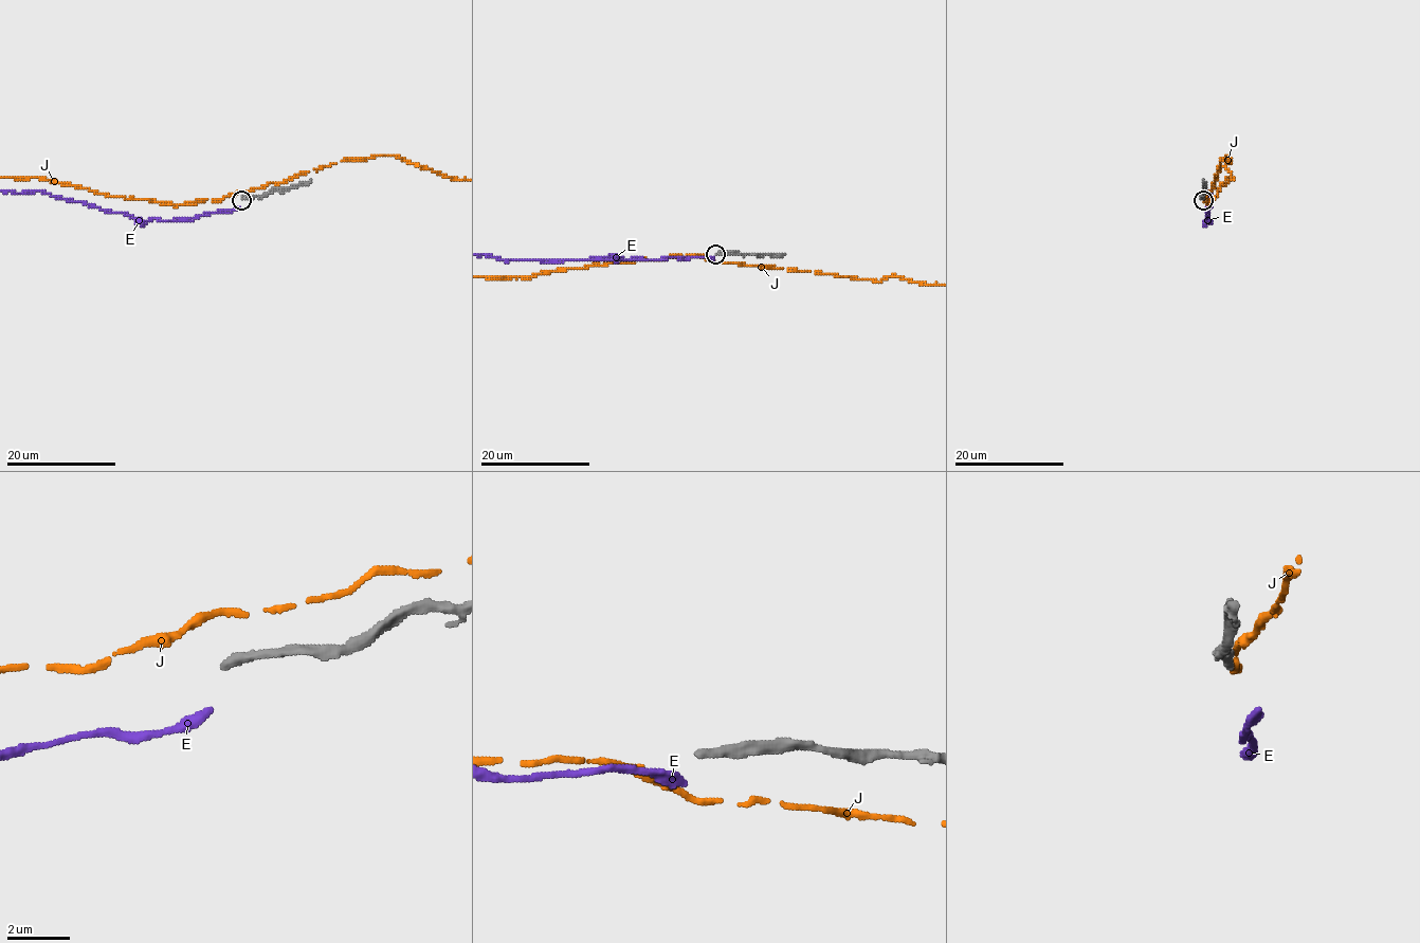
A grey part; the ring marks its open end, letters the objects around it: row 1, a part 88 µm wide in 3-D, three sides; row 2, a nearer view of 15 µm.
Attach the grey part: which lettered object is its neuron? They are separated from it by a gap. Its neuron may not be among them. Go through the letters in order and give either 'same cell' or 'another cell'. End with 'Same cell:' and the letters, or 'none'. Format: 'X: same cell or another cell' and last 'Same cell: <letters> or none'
E: another cell
J: another cell
Same cell: none

